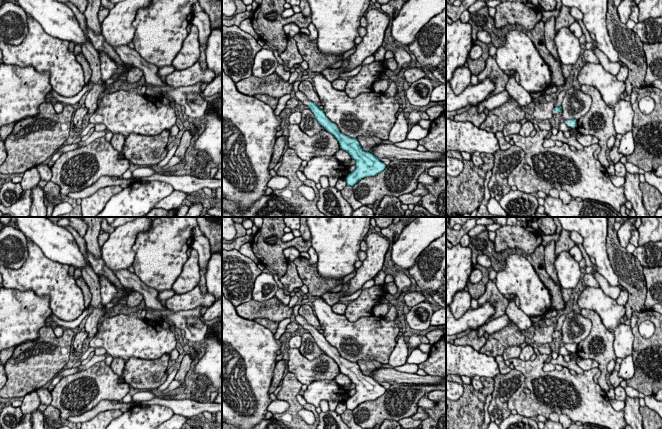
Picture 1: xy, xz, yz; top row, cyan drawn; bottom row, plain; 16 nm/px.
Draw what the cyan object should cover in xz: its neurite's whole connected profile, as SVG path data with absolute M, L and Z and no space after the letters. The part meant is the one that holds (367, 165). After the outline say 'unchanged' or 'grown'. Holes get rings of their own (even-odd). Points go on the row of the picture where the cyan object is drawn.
M299 90L295 92L295 96L298 101L309 107L318 123L337 139L340 149L348 152L351 158L355 160L356 169L345 178L348 186L353 187L362 178L375 176L386 168L380 159L362 149L358 139L341 133L337 125L330 121L324 111L311 102L303 92Z; grown

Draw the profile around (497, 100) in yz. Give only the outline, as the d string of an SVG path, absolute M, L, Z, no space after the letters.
M504 90L501 93L498 93L490 98L486 99L482 103L478 104L478 113L484 112L485 109L488 111L497 108L507 102L510 98L510 94Z

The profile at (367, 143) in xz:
M360 136L358 137L358 141L362 147L362 149L366 152L372 152L372 149L382 144L382 140L376 136L366 137L366 136Z

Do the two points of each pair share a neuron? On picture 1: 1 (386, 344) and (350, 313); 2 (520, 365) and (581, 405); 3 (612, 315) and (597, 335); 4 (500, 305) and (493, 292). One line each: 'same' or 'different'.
1: different
2: same
3: different
4: same

